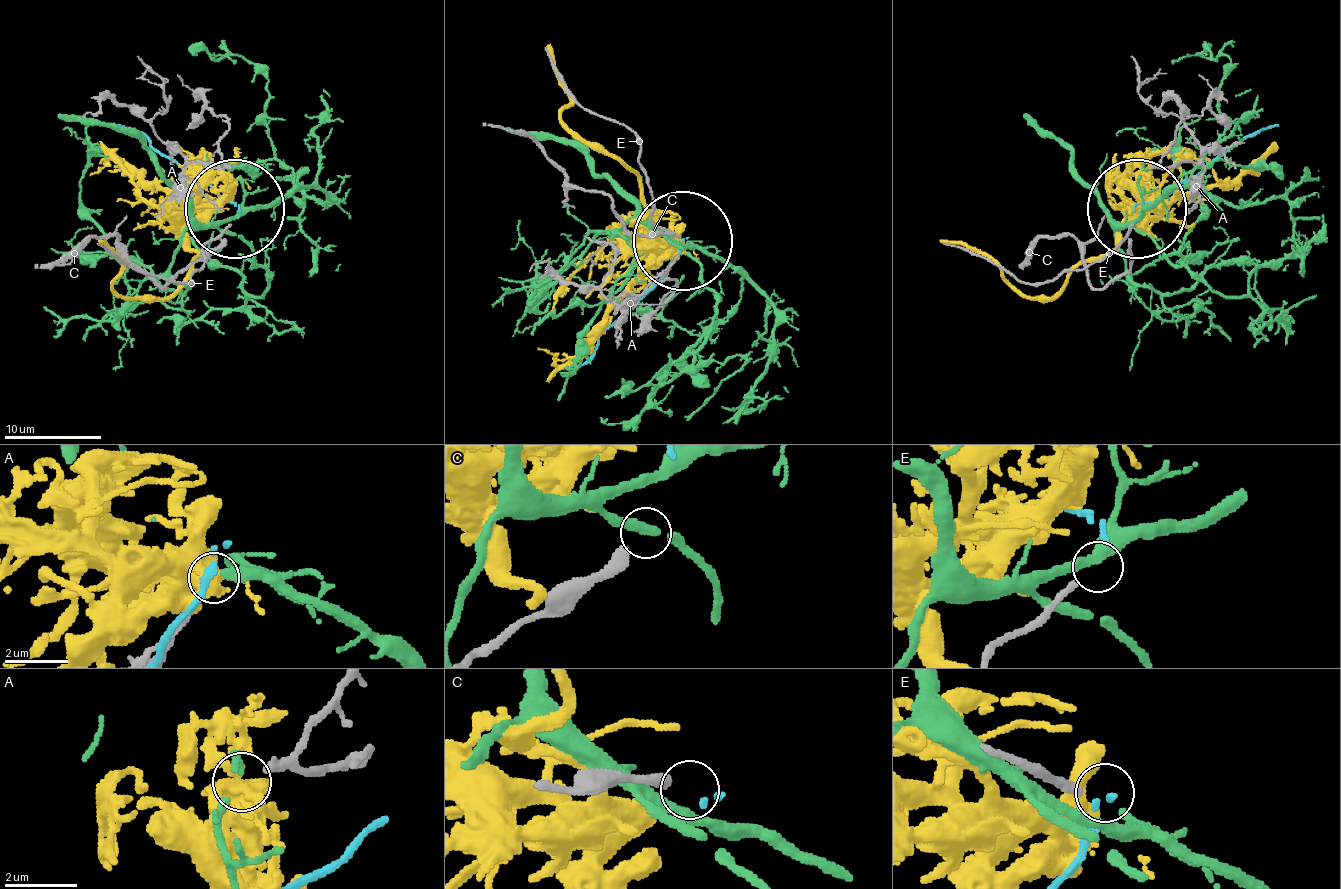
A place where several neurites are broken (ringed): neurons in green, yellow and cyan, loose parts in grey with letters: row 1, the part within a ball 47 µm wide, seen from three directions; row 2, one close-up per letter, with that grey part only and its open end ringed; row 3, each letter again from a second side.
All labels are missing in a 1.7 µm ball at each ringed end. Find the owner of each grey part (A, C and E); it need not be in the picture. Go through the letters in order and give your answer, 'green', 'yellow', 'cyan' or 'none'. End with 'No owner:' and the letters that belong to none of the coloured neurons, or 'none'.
A: green
C: none
E: cyan
No owner: C

